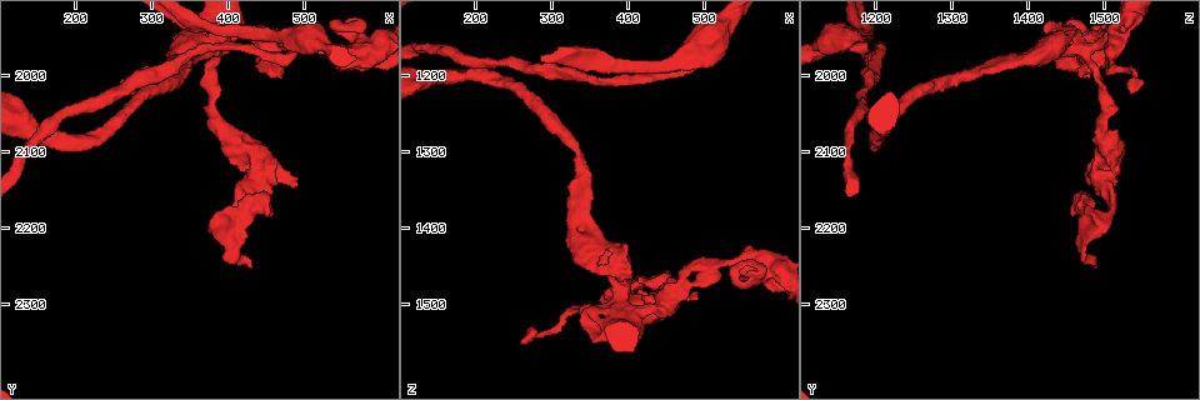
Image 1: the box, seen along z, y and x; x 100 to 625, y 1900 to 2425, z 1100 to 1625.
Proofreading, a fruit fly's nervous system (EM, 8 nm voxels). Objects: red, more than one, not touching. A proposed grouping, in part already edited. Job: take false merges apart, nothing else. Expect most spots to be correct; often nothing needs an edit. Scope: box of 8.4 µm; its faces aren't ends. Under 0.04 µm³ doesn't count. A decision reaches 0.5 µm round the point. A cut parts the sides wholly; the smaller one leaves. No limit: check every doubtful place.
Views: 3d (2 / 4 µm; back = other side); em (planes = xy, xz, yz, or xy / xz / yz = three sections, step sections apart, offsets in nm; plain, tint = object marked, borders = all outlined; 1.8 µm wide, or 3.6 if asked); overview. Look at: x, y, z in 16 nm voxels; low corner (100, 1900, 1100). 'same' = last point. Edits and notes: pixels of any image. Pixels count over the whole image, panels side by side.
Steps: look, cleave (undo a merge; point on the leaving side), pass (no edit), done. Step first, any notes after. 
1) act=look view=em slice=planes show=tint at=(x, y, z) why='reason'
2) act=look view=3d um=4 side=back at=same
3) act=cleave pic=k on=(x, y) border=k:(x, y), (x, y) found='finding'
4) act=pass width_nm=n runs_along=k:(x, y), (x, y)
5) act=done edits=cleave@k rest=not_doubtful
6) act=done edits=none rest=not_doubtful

act=look view=em slice=planes show=borders at=(340, 1960, 1525) why='closes a loop'

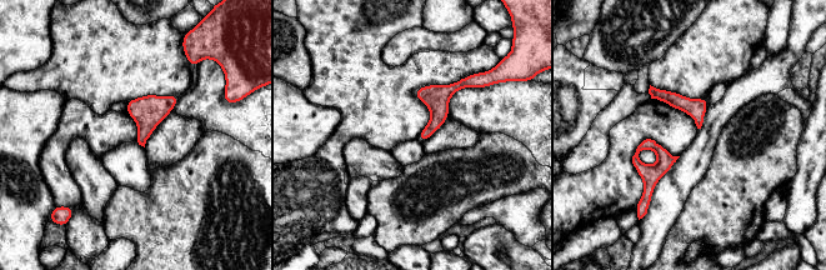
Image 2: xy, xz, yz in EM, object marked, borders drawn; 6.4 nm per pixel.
act=pass runs_along=2:(462, 83), (421, 138) found='one cell here'

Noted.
act=look view=3d um=2 at=(390, 1965, 1485) why='branch point'

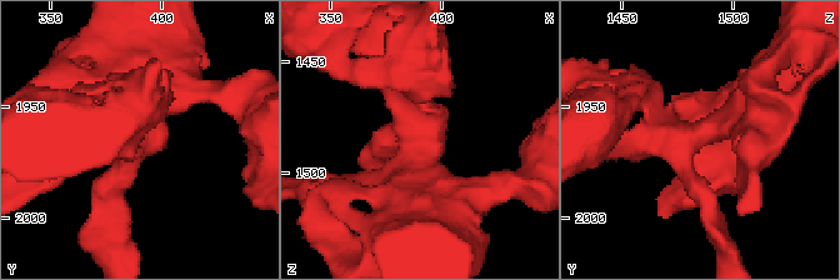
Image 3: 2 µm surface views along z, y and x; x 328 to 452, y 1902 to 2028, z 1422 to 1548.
act=look view=em slice=xy step=4 show=tint at=(389, 1962, 1489)

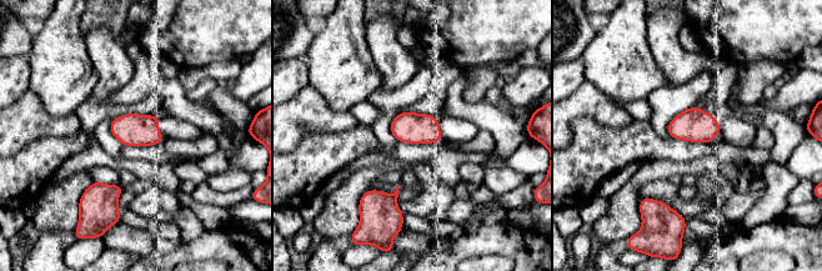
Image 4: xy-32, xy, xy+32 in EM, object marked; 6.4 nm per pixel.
act=look view=em slice=planes show=tint at=same

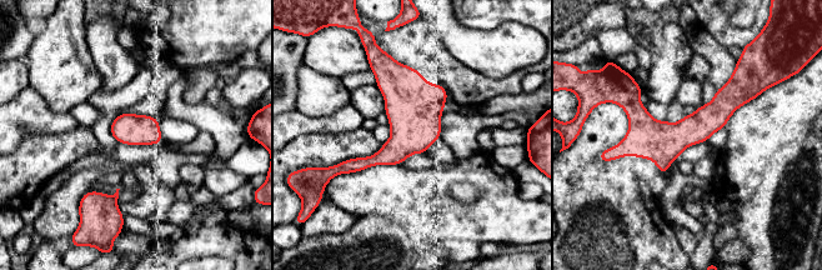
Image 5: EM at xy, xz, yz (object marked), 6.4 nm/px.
act=pass width_nm=200 runs_along=5:(753, 91), (676, 138), (618, 148) found='all the same cell'

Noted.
act=look view=em slice=planes show=plain at=(445, 2145, 1495) why='abrupt turn'

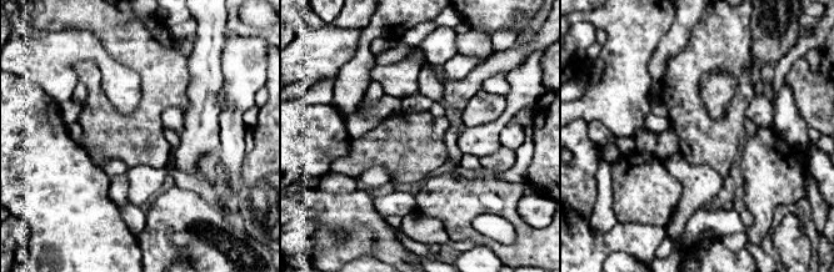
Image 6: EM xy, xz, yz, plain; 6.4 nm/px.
act=look view=em slice=planes show=tint at=same

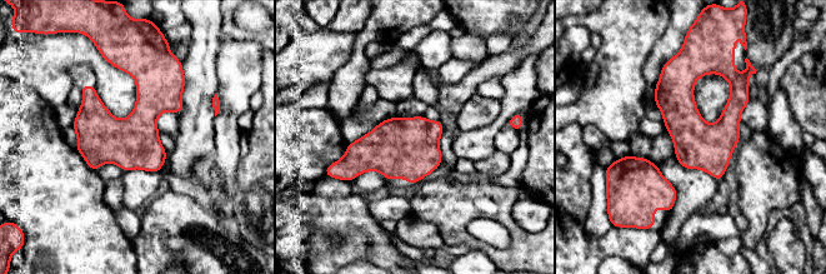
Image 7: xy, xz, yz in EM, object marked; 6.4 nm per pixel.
act=pass width_nm=300 found='one cell here'

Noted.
act=done edits=none rest=not_doubtful

